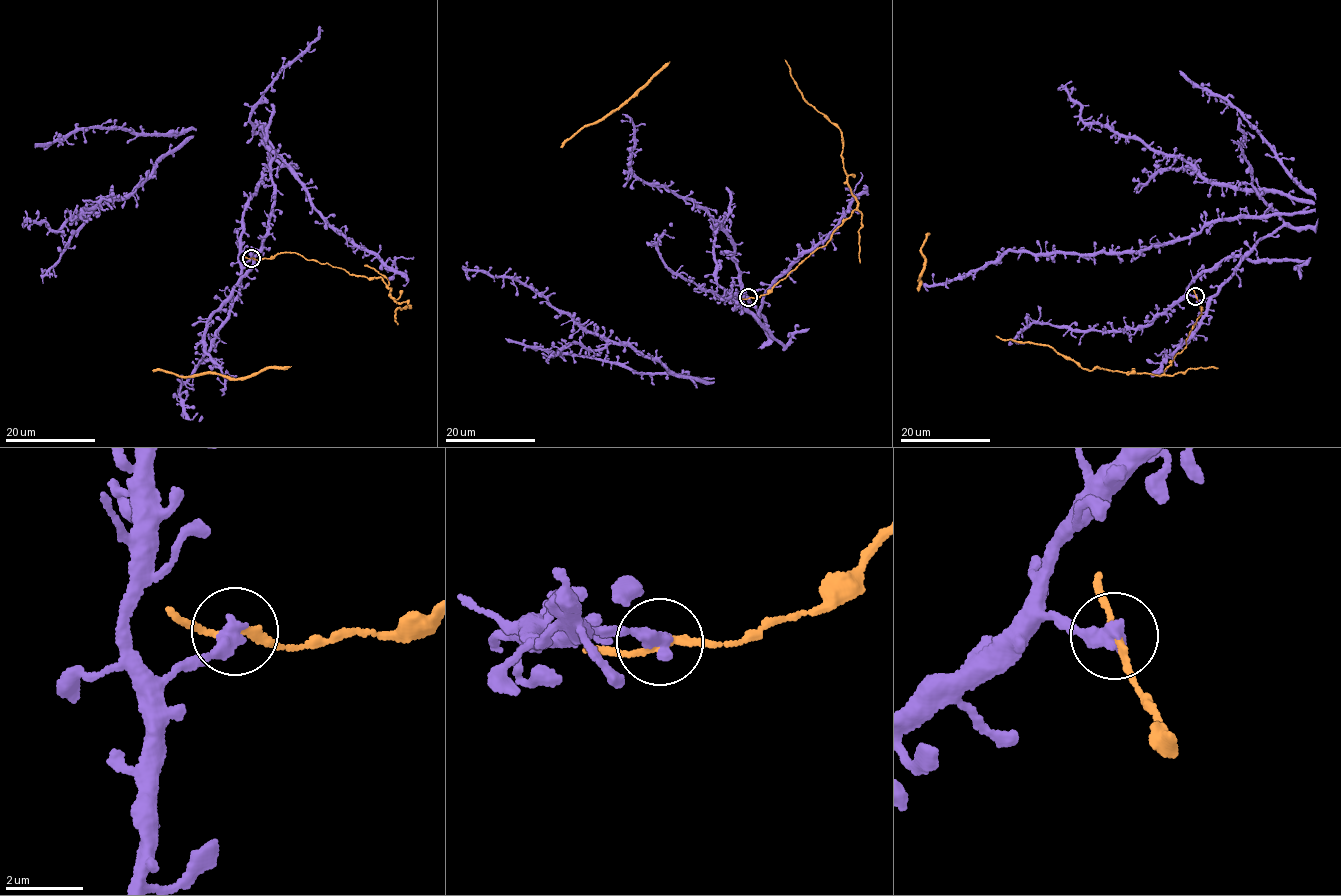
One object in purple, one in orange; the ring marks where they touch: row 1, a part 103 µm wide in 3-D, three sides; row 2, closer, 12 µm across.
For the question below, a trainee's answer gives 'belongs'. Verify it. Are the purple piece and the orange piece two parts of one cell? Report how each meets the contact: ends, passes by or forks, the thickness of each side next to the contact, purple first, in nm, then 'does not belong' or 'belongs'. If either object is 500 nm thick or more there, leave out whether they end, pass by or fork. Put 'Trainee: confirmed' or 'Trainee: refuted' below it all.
purple ends; orange passes by; calibres 480 and 140 nm; does not belong
Trainee: refuted

